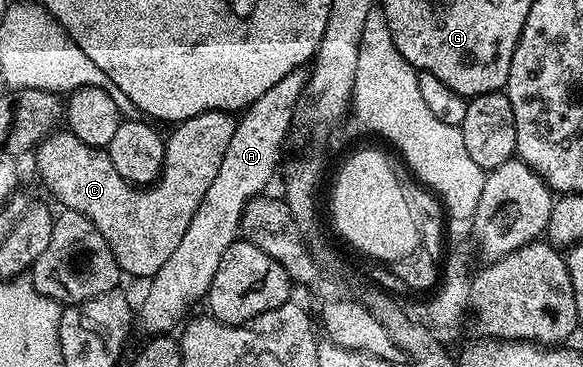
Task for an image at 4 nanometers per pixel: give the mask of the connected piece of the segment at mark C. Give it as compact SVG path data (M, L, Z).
M205 112L196 114L196 118L188 118L177 125L171 136L165 137L166 153L162 175L149 186L129 184L120 174L116 174L116 166L112 166L109 151L93 148L80 138L76 138L68 130L53 132L42 141L36 149L38 156L38 176L46 183L46 188L62 203L63 209L84 214L104 234L104 242L116 254L116 262L123 273L129 276L155 276L168 262L168 258L180 246L180 238L188 230L192 216L200 210L200 202L204 202L204 194L208 194L208 186L212 186L212 178L216 178L216 170L220 170L220 162L224 158L224 150L228 150L228 142L232 142L232 134L238 125L237 119L228 112Z

